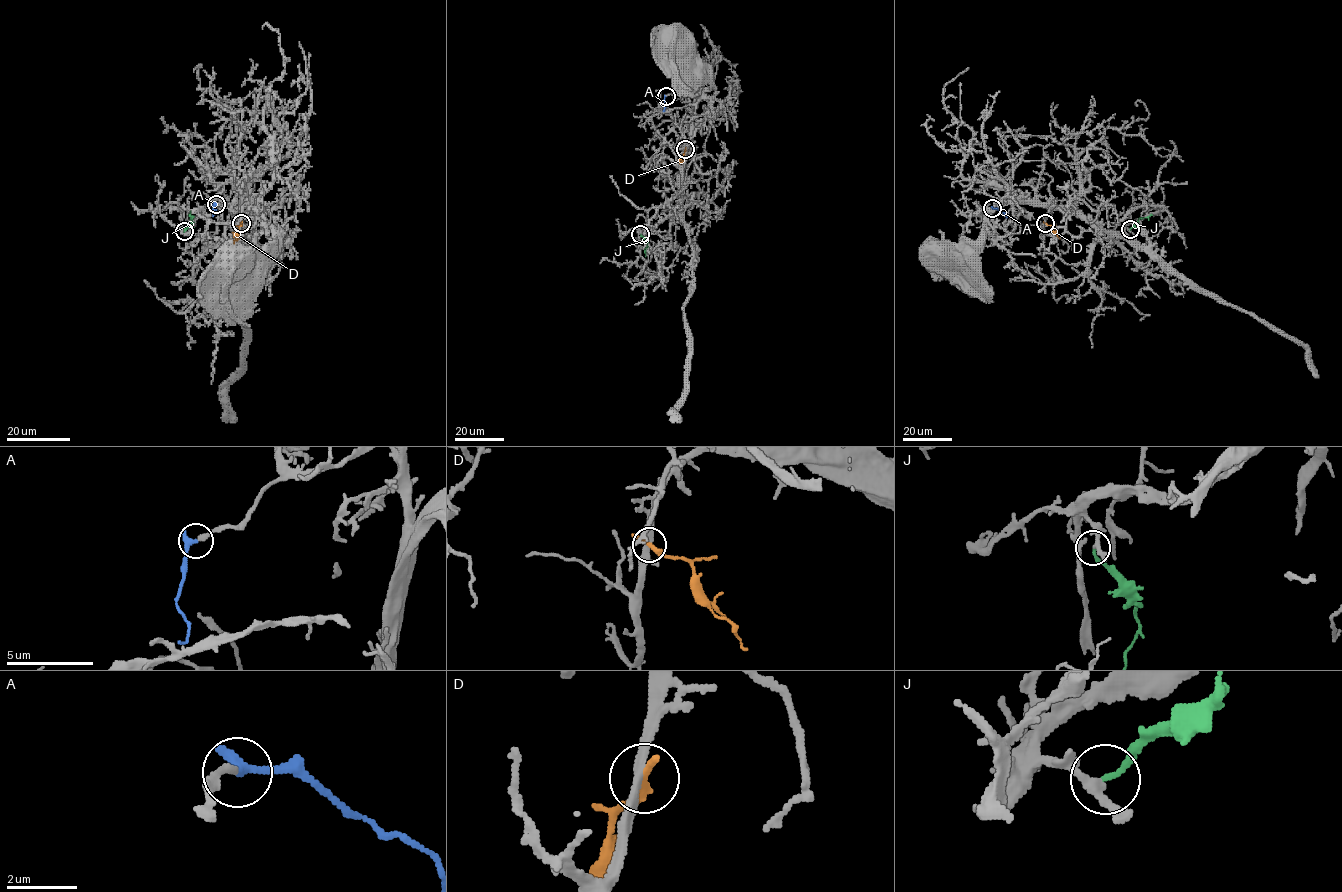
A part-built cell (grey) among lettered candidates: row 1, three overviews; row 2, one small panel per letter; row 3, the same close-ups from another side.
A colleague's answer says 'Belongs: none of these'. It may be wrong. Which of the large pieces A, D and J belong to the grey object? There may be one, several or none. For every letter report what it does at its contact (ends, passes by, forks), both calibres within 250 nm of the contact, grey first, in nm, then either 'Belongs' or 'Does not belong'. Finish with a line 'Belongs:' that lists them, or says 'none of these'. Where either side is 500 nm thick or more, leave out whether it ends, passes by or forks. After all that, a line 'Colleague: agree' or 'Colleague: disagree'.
A: It ends there. Thickness 220 nm (grey) against 360 nm. Does not belong
D: It ends there. Thickness 240 nm (grey) against 320 nm. Does not belong
J: It ends there. Thickness 200 nm (grey) against 160 nm. Does not belong
Belongs: none of these
Colleague: agree

